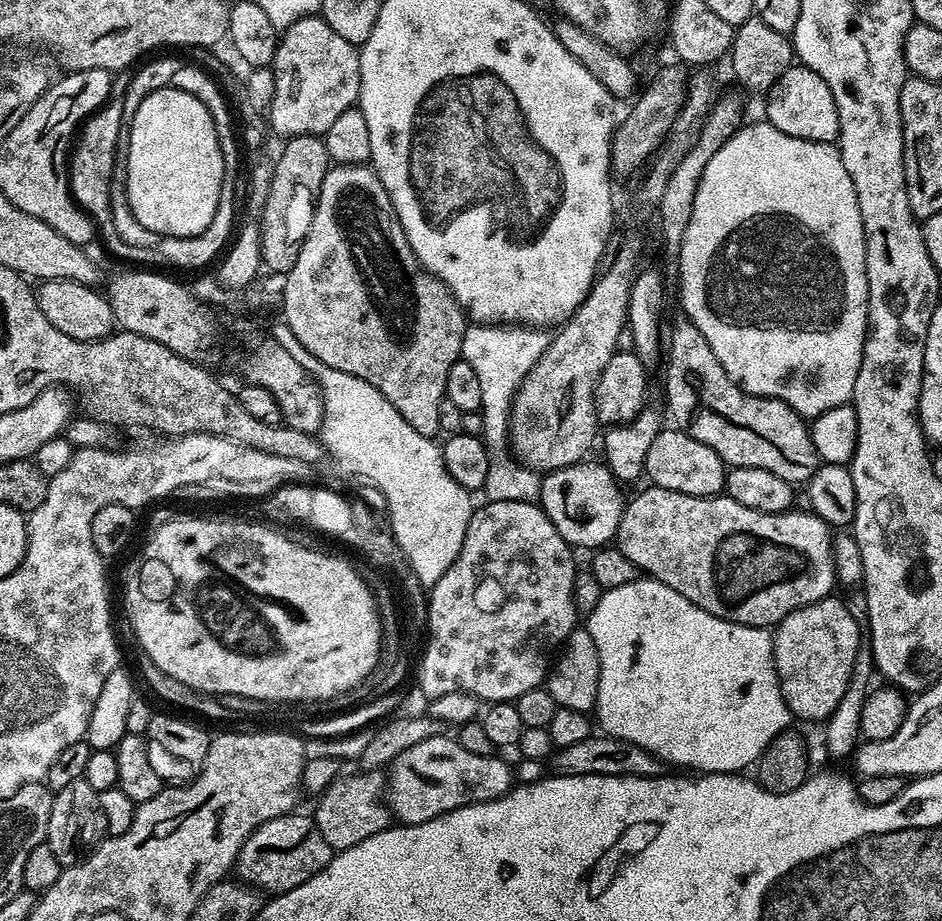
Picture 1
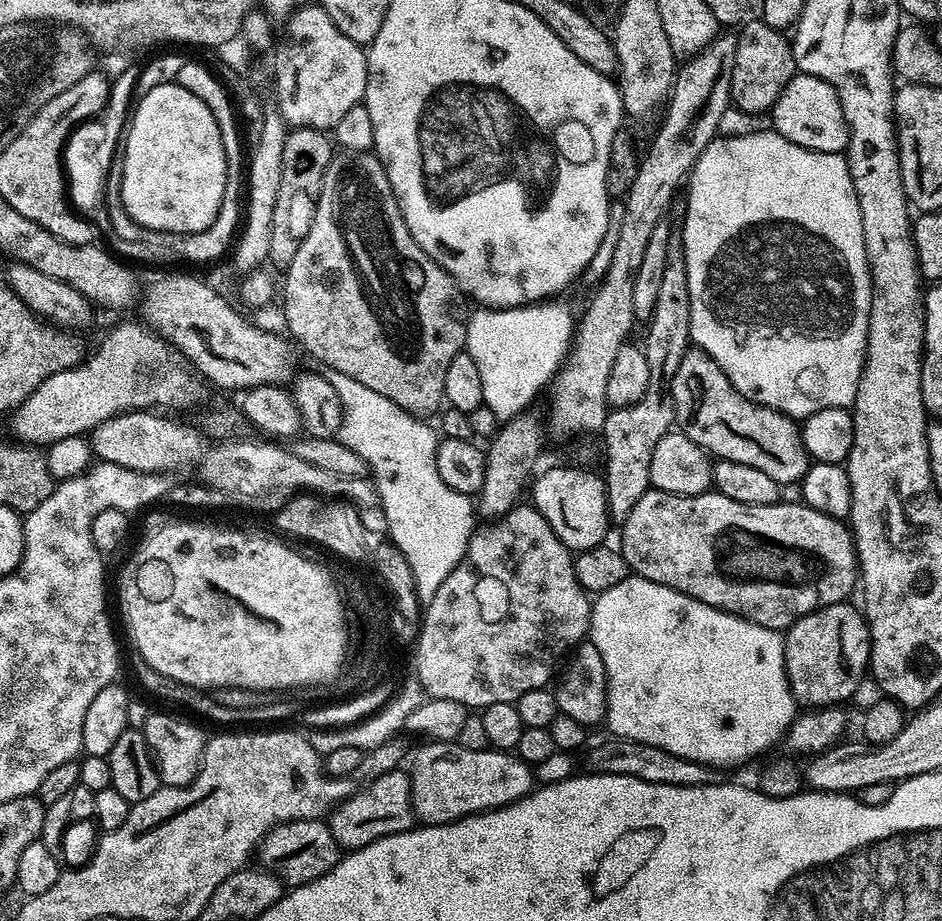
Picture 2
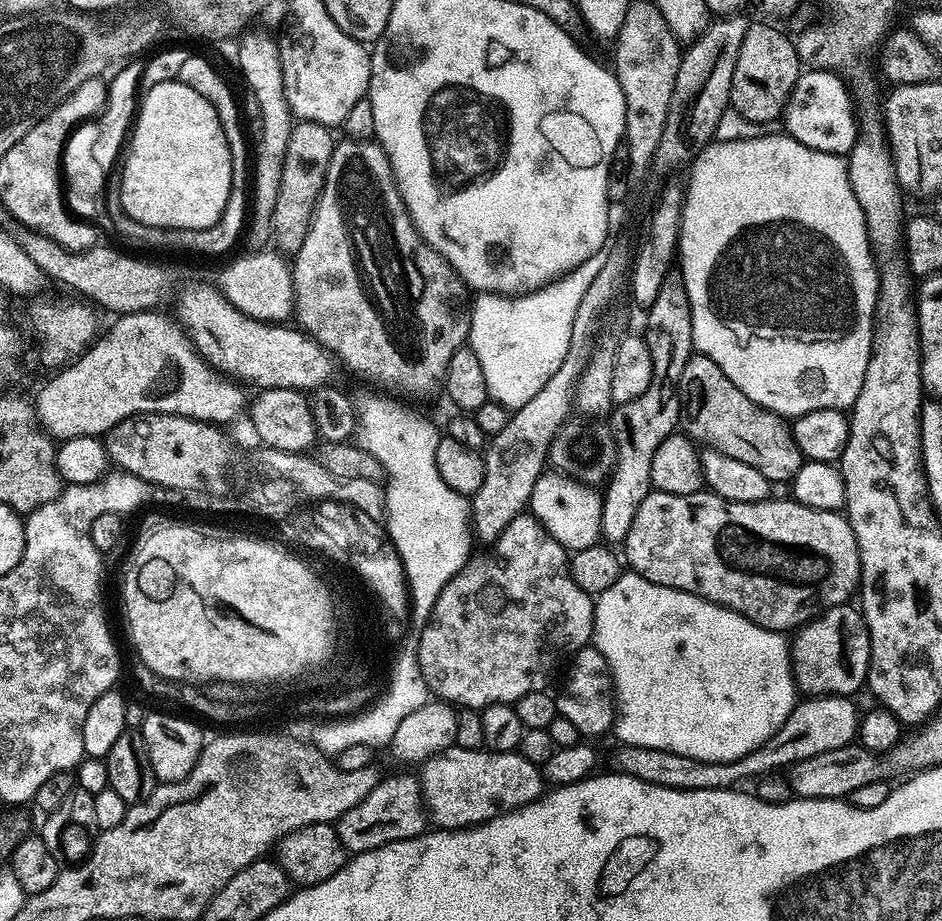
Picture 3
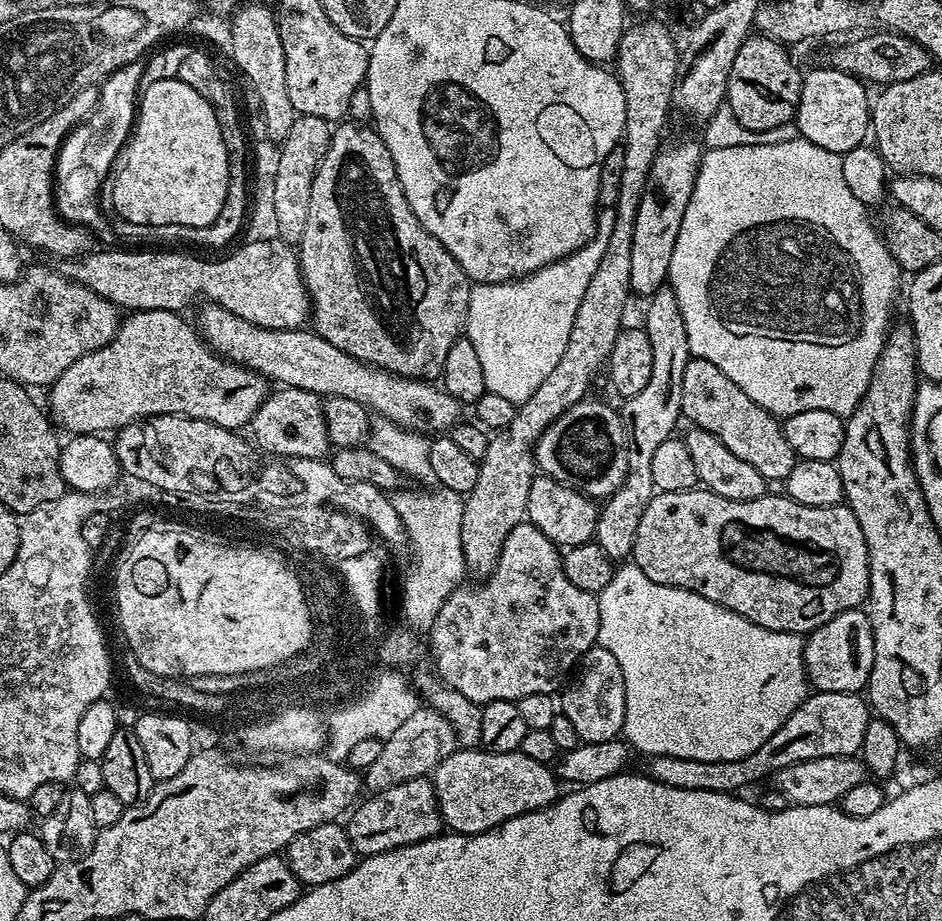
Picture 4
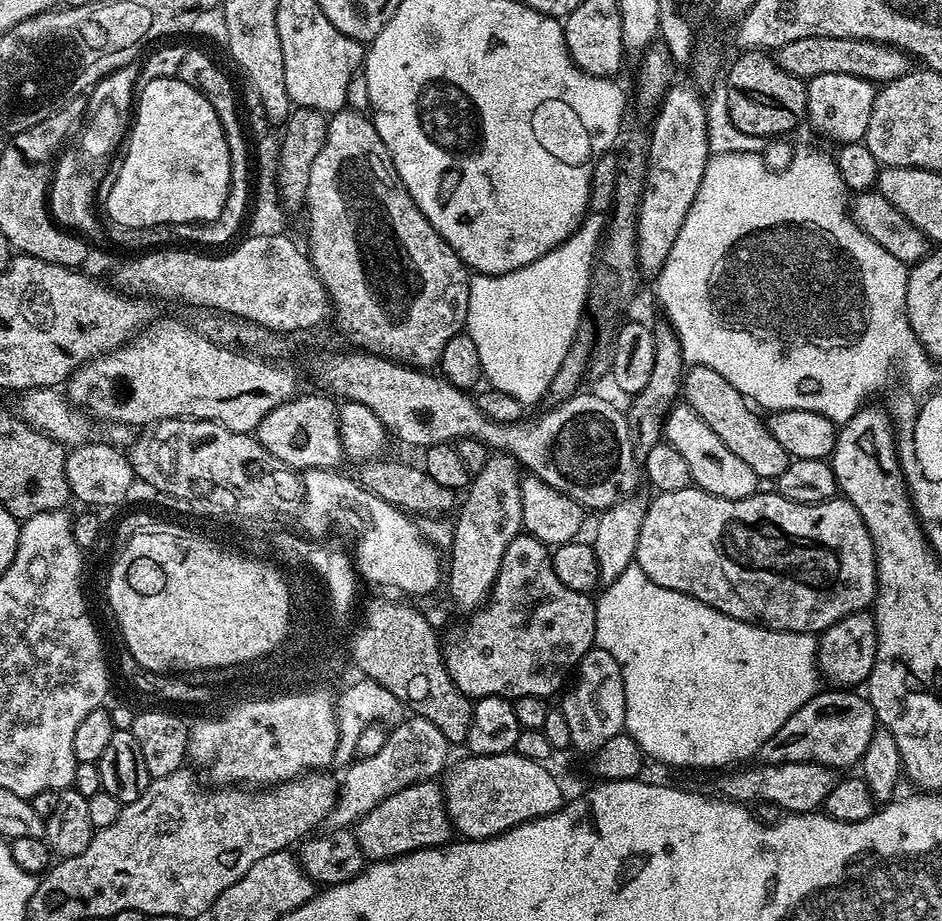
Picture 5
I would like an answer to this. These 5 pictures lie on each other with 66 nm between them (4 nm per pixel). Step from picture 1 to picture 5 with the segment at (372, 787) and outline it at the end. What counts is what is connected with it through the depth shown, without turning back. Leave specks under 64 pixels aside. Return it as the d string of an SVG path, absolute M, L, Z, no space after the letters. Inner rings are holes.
M435 779L423 780L398 794L390 794L370 814L356 821L354 831L358 846L362 846L369 861L392 860L396 856L405 856L419 848L439 848L451 841L454 825L448 817L448 807L444 801L444 789Z

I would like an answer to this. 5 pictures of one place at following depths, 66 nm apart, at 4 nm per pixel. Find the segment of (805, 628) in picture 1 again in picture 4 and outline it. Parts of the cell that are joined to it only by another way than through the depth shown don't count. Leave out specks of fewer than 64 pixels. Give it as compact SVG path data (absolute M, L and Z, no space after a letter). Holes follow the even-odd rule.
M848 608L828 622L807 633L804 642L804 675L808 683L818 692L855 692L867 689L870 670L874 666L874 634L867 611L860 608Z

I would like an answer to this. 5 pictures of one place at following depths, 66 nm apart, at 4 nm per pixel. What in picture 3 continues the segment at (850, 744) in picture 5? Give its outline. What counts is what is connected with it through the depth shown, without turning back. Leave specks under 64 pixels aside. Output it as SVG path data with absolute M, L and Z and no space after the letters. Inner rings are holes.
M814 696L801 699L786 718L784 725L766 743L734 762L698 762L694 758L686 758L686 754L670 754L670 750L654 750L650 746L617 743L616 749L608 756L607 767L622 776L678 790L736 788L739 780L744 780L747 776L761 778L799 764L806 758L814 758L814 754L826 754L826 750L838 750L853 743L858 736L858 711L856 712L852 703L846 696Z

